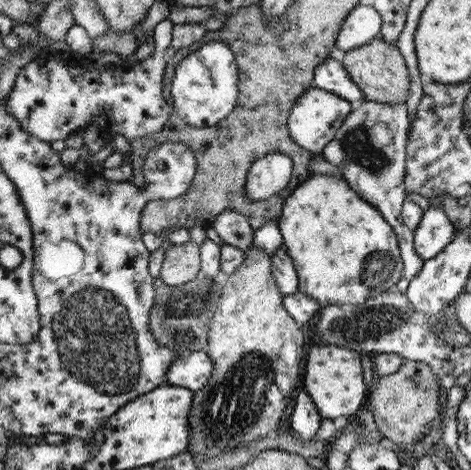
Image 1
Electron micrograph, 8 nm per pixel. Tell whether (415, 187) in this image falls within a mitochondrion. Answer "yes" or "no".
no

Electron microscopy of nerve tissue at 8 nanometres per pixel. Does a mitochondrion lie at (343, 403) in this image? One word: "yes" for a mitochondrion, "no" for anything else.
no

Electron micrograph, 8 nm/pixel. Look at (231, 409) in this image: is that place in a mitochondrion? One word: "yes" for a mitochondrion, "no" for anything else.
yes

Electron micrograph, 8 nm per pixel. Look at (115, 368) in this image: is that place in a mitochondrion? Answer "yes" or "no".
yes

